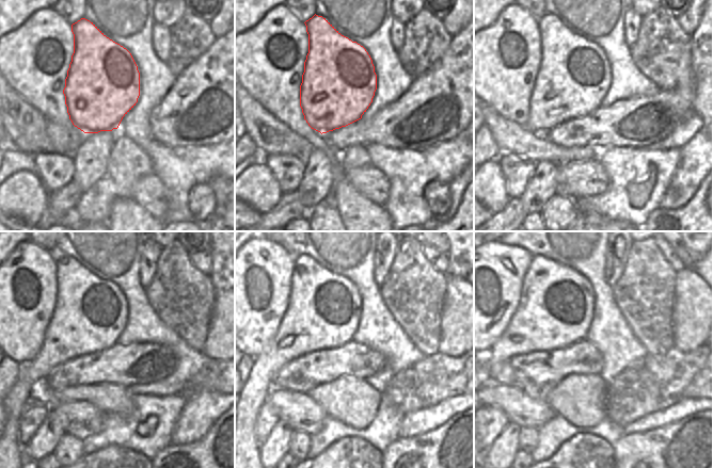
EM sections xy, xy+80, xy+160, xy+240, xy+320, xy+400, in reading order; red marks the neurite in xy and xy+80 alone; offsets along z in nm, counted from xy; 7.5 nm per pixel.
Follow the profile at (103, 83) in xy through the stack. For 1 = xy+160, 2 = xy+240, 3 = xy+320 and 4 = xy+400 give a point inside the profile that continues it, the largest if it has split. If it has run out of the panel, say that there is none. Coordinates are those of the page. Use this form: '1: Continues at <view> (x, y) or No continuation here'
1: Continues at xy+160 (573, 77)
2: Continues at xy+240 (90, 313)
3: Continues at xy+320 (323, 309)
4: Continues at xy+400 (555, 309).

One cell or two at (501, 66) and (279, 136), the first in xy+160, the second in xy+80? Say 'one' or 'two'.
two

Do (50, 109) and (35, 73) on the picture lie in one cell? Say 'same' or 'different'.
same

